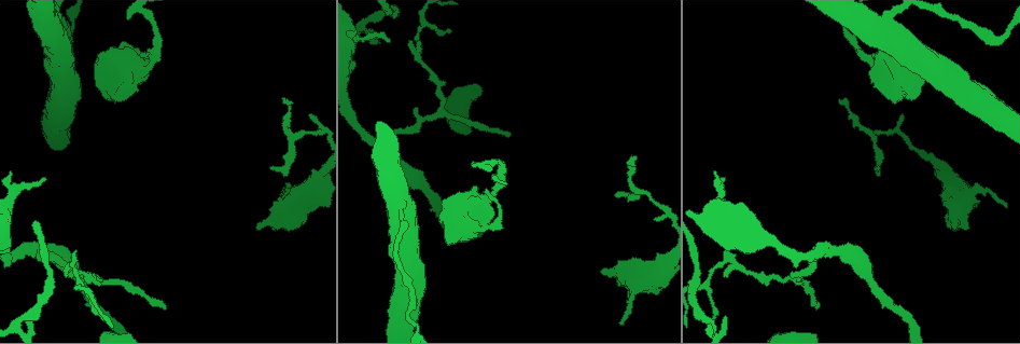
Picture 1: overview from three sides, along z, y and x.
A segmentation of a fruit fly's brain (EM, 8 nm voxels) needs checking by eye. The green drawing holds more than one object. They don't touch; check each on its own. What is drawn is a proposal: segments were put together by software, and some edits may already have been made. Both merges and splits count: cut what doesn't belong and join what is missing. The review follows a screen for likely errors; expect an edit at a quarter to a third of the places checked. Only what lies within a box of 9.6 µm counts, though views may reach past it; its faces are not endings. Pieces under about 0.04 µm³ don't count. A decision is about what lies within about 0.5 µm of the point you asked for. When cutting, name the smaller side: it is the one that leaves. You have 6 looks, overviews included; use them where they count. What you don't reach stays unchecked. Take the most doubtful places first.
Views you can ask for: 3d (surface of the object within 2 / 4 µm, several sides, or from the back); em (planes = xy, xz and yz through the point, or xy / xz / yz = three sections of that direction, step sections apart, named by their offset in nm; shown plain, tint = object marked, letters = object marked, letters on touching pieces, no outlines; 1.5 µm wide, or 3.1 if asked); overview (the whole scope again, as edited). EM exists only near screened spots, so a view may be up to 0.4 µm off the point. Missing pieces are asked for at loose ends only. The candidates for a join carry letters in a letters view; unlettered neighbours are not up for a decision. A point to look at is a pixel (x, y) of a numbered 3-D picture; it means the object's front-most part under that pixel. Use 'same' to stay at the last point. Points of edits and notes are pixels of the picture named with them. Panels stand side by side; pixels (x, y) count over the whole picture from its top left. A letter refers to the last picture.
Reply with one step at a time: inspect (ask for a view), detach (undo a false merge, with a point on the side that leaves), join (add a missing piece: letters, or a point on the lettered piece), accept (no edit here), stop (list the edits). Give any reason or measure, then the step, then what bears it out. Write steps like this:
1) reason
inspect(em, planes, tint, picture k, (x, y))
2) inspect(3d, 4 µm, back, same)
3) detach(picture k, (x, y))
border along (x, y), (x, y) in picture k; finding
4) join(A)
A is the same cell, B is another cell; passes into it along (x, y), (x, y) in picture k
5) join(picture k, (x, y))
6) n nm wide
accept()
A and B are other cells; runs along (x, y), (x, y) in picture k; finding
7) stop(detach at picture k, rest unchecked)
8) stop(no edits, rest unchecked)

thin end
inspect(em, planes, letters, picture 1, (126, 18))

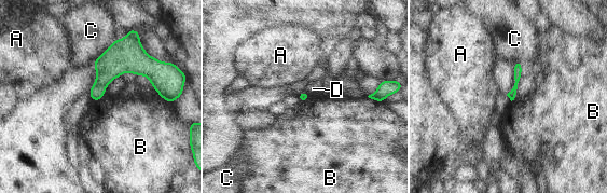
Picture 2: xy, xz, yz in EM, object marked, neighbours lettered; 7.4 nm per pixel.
accept()
A, B, C and D are other cells; border along (105, 96), (92, 100) in picture 2; none of them fits

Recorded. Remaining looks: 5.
tapers out
inspect(em, planes, letters, picture 1, (373, 44))

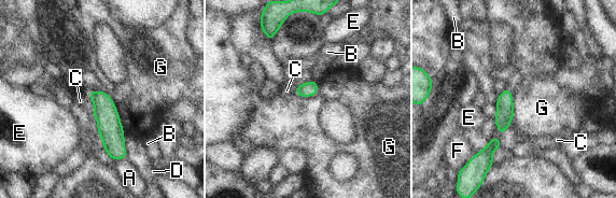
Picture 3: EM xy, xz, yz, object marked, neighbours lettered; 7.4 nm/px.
accept()
A, B, C, D, E, F and G are other cells; runs along (92, 94), (104, 107), (122, 156) in picture 3; no lettered piece goes on from it

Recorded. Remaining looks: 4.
stops while still wide
inspect(em, yz, step 4, tint, picture 1, (258, 228))

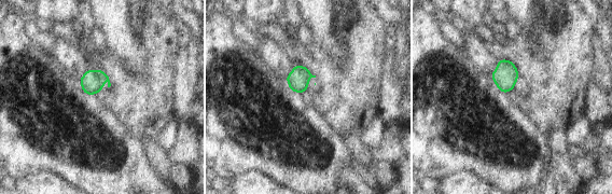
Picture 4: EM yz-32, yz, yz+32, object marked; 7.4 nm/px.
inspect(em, xy, step 8, letters, same)

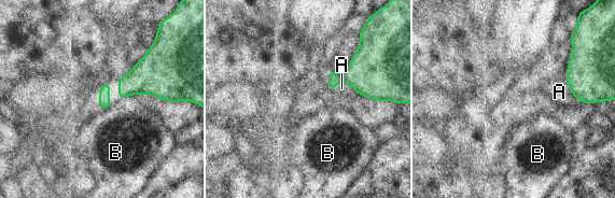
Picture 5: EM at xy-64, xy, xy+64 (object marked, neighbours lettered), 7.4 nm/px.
A touches over 220 nm
accept()
A and B are other cells; border along (137, 94), (130, 94), (120, 100) in picture 5; none of them fits

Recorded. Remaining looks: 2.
stop(no edits, rest unchecked)

